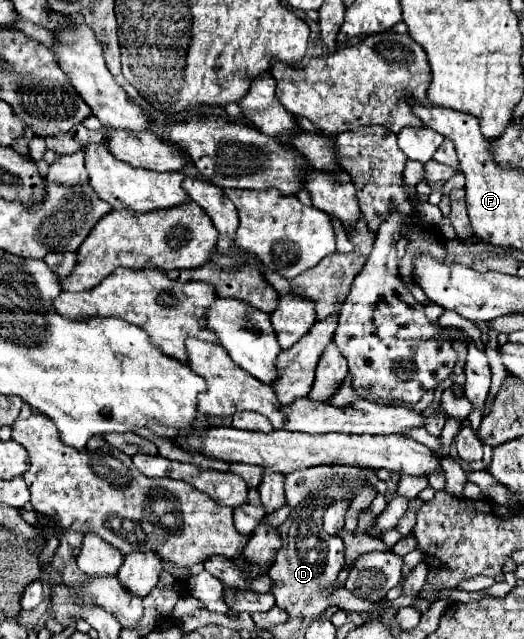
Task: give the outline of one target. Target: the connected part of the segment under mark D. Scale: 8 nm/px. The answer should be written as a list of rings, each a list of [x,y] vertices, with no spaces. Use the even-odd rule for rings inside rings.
[[[321,464],[317,468],[305,468],[301,472],[291,472],[285,474],[285,496],[287,496],[287,506],[289,506],[289,516],[287,520],[277,528],[281,536],[281,550],[277,552],[275,564],[269,568],[269,576],[275,580],[273,586],[273,596],[275,596],[275,606],[285,610],[289,616],[295,618],[317,618],[323,614],[325,608],[329,606],[339,606],[343,610],[353,610],[353,612],[377,612],[383,610],[383,606],[389,608],[403,608],[411,606],[415,598],[399,596],[395,600],[379,600],[379,602],[367,602],[345,588],[333,588],[337,574],[343,568],[343,540],[339,536],[329,536],[323,530],[323,512],[329,504],[335,504],[337,500],[353,500],[359,488],[371,486],[371,482],[359,478],[361,466],[345,466],[345,464]],[[341,474],[355,474],[353,478],[343,478]]]

